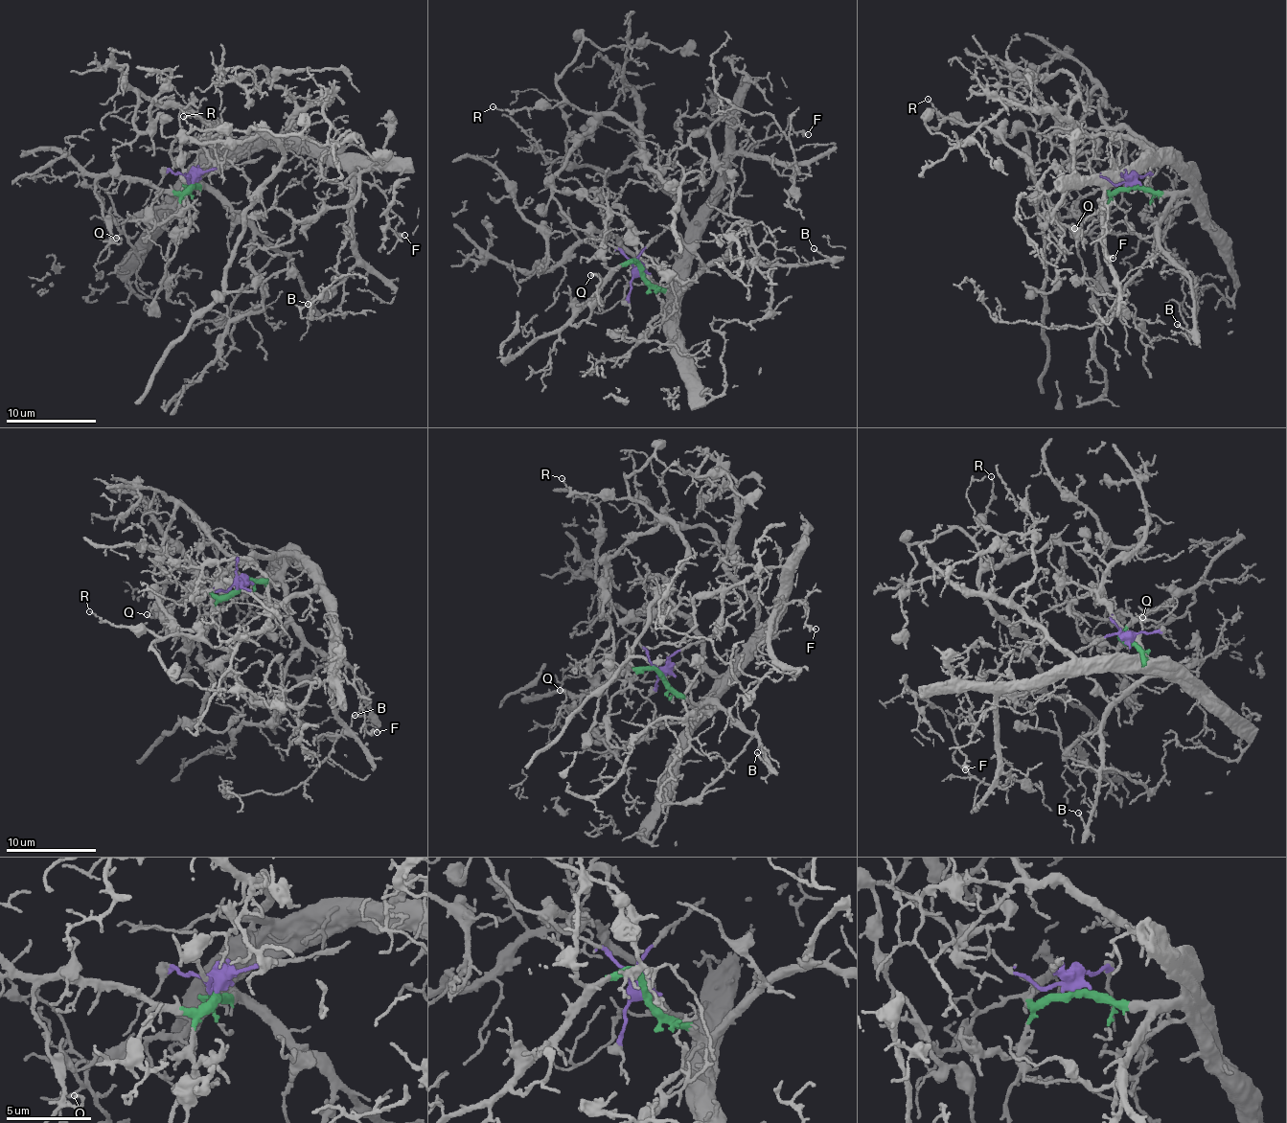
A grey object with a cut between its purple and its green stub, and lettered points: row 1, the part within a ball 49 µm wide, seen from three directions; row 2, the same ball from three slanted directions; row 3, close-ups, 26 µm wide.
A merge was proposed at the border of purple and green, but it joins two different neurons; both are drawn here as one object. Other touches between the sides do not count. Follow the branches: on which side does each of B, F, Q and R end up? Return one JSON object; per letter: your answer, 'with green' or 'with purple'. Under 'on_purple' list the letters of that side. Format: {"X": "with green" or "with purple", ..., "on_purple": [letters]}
{"B": "with green", "F": "with green", "Q": "with green", "R": "with purple", "on_purple": ["R"]}

